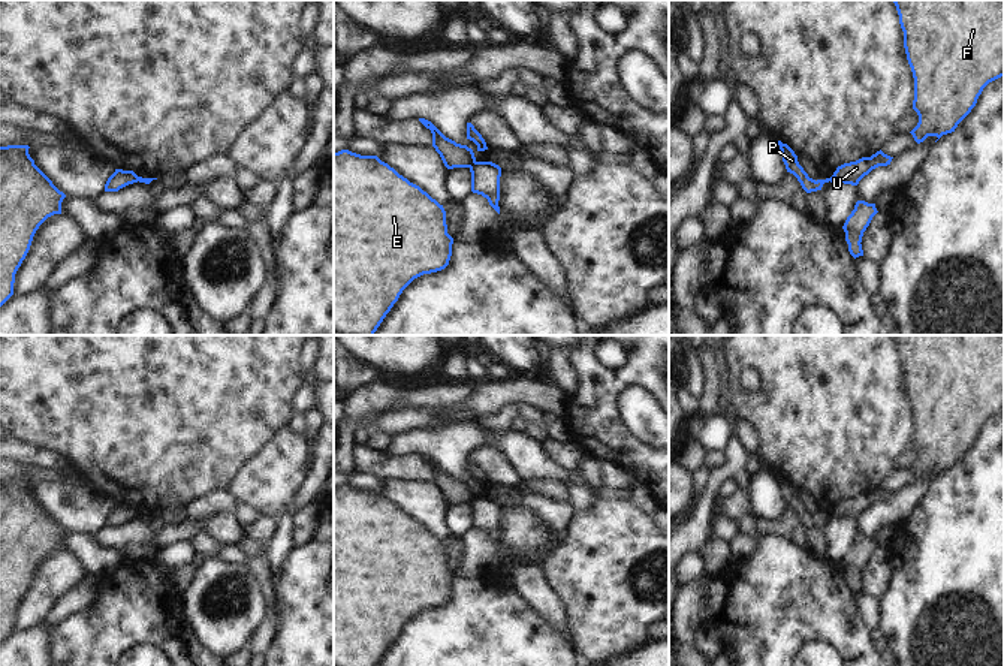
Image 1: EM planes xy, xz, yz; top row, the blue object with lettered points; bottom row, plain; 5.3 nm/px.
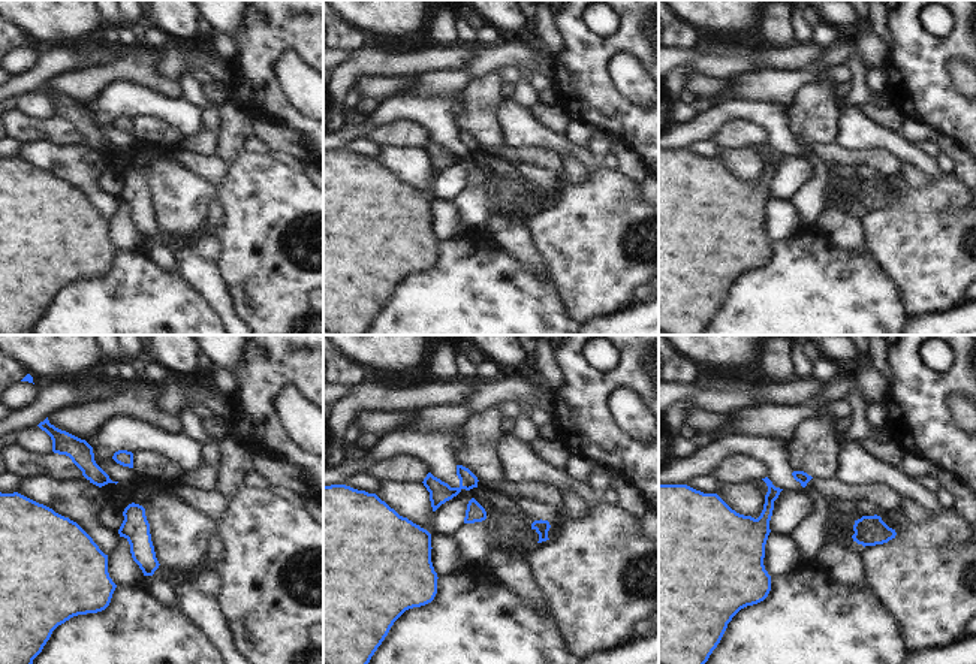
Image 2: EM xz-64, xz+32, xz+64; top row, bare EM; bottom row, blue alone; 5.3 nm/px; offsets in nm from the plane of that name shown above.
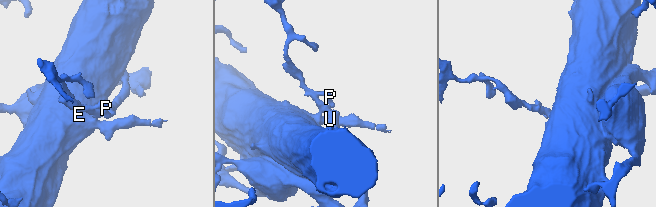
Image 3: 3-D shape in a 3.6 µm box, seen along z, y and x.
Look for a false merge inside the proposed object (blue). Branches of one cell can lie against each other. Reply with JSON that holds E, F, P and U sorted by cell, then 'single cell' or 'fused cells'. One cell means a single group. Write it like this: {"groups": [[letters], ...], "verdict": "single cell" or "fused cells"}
{"groups": [["E", "F", "P"], ["U"]], "verdict": "fused cells"}

